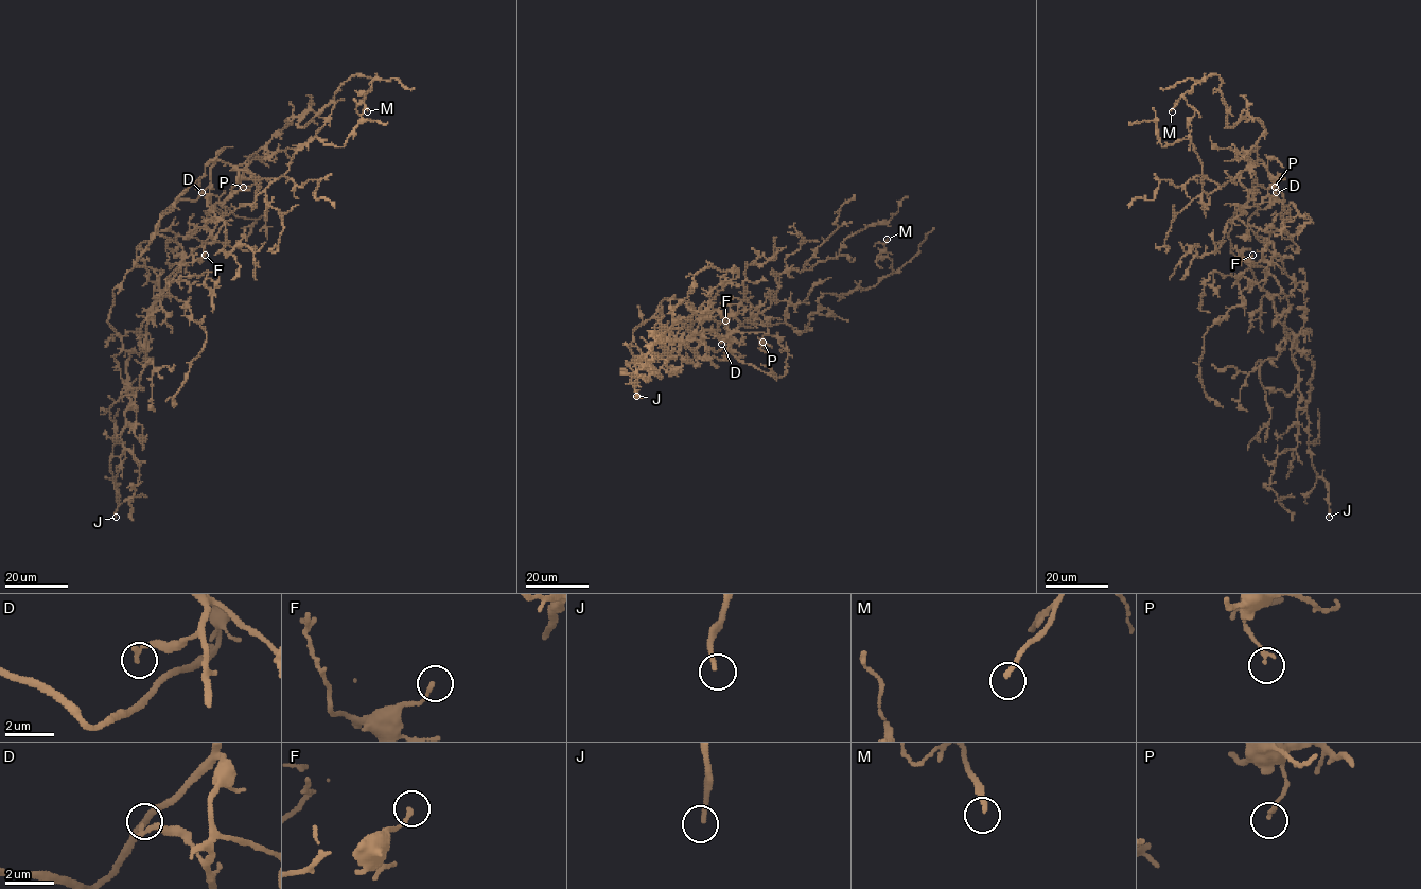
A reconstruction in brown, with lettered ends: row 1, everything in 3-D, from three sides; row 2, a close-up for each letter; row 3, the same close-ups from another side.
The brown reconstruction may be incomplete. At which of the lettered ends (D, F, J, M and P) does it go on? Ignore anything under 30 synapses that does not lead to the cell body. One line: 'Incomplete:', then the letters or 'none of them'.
Incomplete: J, M

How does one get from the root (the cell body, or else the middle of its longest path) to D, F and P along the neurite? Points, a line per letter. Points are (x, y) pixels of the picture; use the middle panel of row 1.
D: (695, 314), (697, 320), (689, 325), (694, 335), (715, 352), (727, 345), (732, 337), (721, 344)
F: (695, 314), (688, 326), (679, 315), (677, 320), (703, 342), (702, 324), (712, 312), (725, 320)
P: (695, 314), (697, 320), (689, 325), (691, 333), (715, 352), (759, 313), (768, 326), (759, 344), (762, 342)

